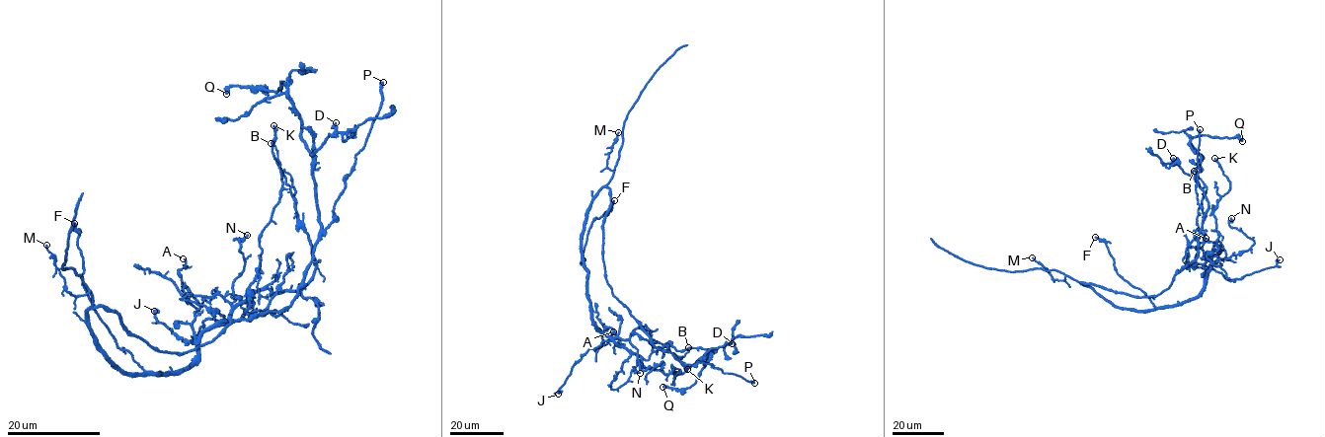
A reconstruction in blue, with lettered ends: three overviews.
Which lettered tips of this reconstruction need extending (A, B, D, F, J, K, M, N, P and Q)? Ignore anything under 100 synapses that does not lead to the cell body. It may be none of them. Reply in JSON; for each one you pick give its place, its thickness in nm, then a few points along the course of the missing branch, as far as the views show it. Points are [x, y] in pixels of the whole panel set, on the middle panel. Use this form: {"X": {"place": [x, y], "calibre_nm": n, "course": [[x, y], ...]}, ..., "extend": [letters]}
{"extend": []}

